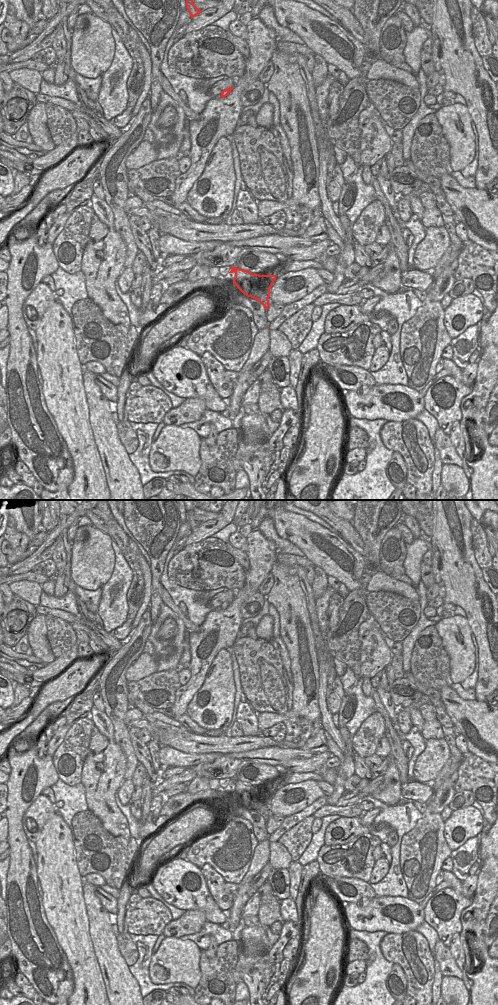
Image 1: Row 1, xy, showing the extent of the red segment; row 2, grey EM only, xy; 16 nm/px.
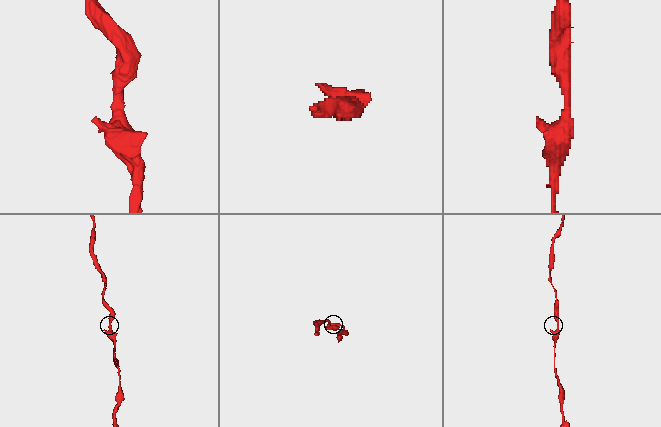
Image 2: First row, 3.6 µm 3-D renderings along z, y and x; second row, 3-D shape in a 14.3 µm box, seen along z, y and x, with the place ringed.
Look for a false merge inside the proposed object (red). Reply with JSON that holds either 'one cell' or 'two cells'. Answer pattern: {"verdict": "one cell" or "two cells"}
{"verdict": "one cell"}

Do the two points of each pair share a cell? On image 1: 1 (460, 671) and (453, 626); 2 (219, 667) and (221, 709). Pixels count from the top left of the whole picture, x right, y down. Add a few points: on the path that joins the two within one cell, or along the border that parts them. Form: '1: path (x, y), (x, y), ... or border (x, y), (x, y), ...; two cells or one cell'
1: path (460, 660), (460, 648), (454, 637); one cell
2: path (219, 677), (219, 699); one cell

